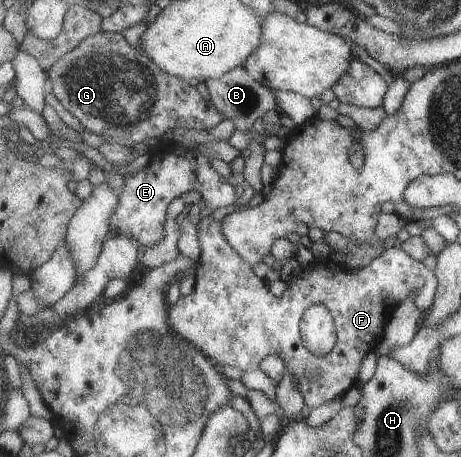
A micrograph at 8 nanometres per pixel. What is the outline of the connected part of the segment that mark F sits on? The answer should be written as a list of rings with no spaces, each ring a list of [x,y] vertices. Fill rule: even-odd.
[[[203,215],[198,228],[198,237],[202,245],[202,257],[193,270],[197,277],[196,289],[190,295],[182,296],[174,306],[169,307],[170,325],[174,331],[180,333],[184,339],[198,345],[203,353],[213,360],[217,365],[236,366],[246,371],[258,369],[264,357],[268,355],[279,355],[284,361],[284,367],[294,373],[294,383],[302,391],[305,402],[310,408],[320,407],[332,399],[343,397],[344,393],[354,386],[362,361],[368,353],[372,353],[383,340],[388,319],[395,309],[394,305],[388,303],[392,299],[398,306],[409,297],[416,303],[416,307],[426,313],[432,309],[438,293],[439,279],[423,261],[414,259],[404,251],[404,248],[389,248],[384,250],[380,257],[376,257],[370,265],[360,267],[356,271],[346,271],[338,263],[329,260],[314,262],[301,269],[288,281],[288,289],[281,296],[275,296],[267,286],[268,281],[263,280],[254,273],[253,265],[228,241],[222,229],[222,220],[214,219],[212,216]],[[312,305],[326,305],[336,315],[336,327],[338,328],[338,339],[334,349],[328,355],[320,357],[314,355],[304,343],[300,321],[302,315]]]

